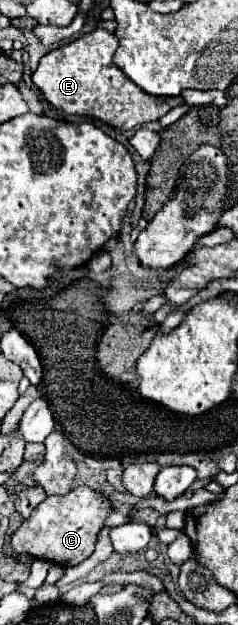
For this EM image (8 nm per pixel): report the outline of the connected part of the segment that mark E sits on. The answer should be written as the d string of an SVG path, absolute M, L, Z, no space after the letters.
M94 29L78 37L76 41L62 45L40 59L38 69L32 73L34 85L42 95L60 111L68 115L94 117L106 125L118 129L134 129L148 121L158 121L184 99L178 97L156 97L144 93L136 83L132 83L112 61L118 47L118 37L104 29Z

